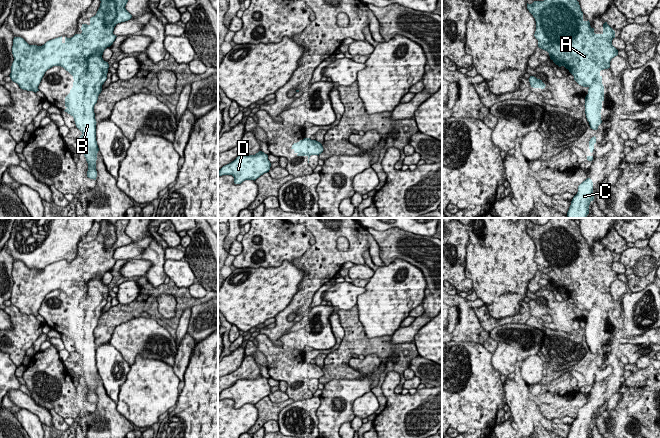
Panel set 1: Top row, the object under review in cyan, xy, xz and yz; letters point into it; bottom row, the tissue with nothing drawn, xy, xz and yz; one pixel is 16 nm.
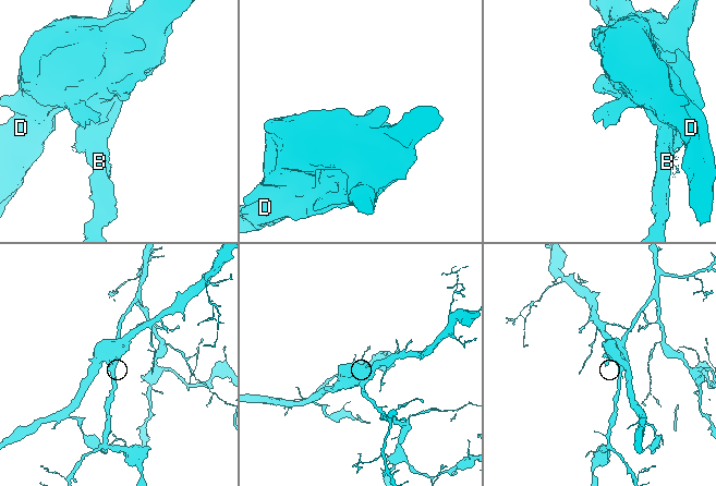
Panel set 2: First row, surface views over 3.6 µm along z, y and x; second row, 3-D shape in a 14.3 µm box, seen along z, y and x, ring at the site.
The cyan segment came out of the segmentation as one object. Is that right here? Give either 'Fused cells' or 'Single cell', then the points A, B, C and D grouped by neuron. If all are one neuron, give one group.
Fused cells. Groups: A D / B C

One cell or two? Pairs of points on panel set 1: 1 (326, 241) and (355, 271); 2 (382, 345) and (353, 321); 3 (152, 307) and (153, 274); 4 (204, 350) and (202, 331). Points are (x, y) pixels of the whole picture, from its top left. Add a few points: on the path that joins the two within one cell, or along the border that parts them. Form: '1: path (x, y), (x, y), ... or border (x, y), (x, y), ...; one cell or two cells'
1: border (355, 263), (365, 264); two cells
2: path (373, 345), (369, 345), (354, 330); one cell
3: border (159, 285), (154, 288); two cells
4: border (207, 336), (198, 342); two cells

